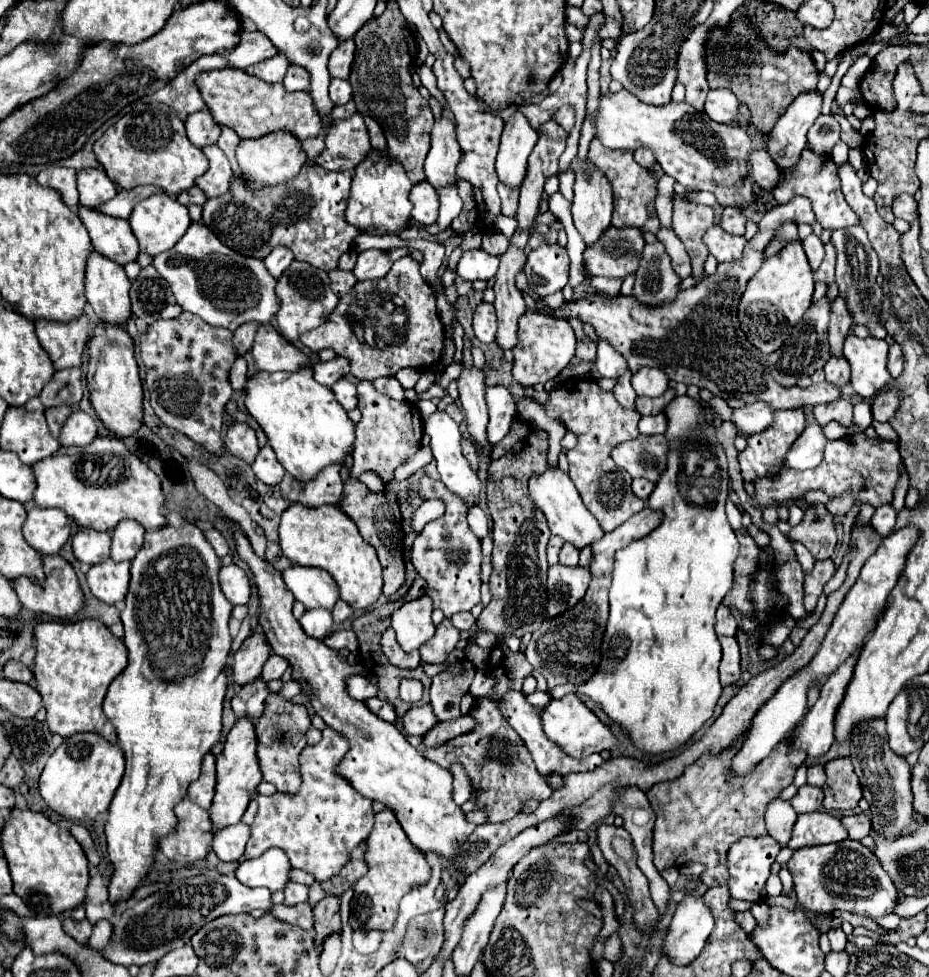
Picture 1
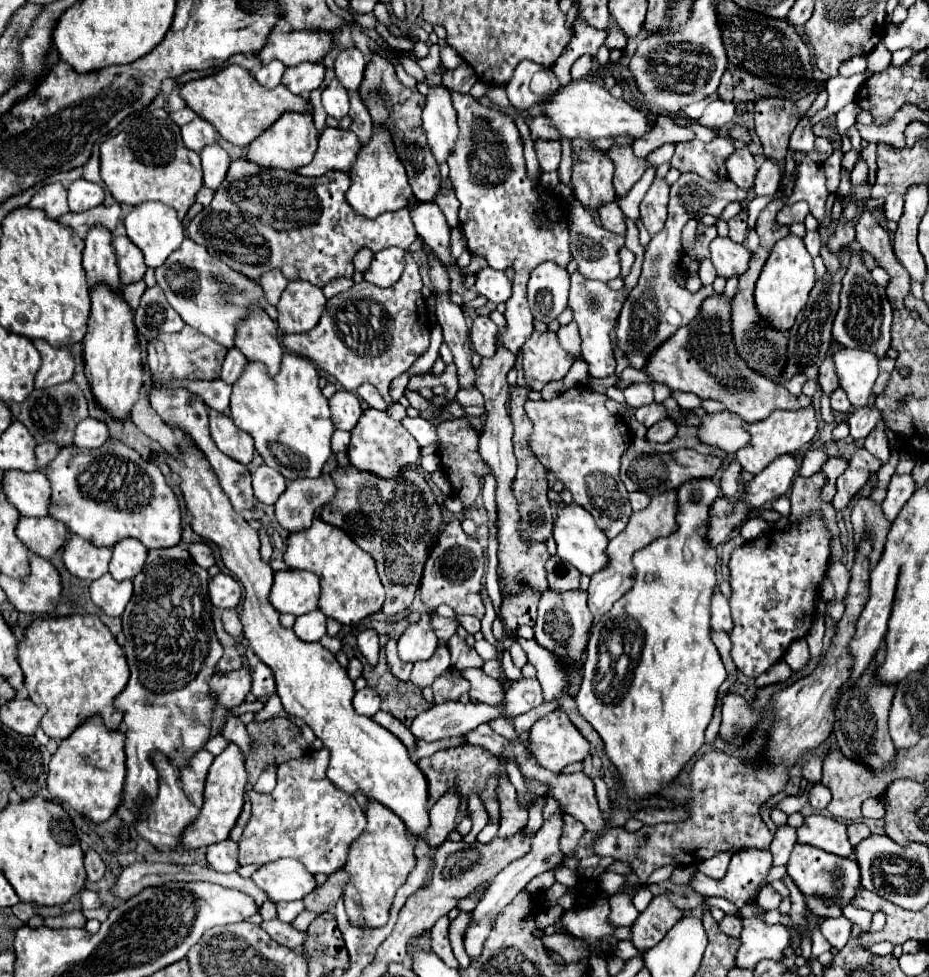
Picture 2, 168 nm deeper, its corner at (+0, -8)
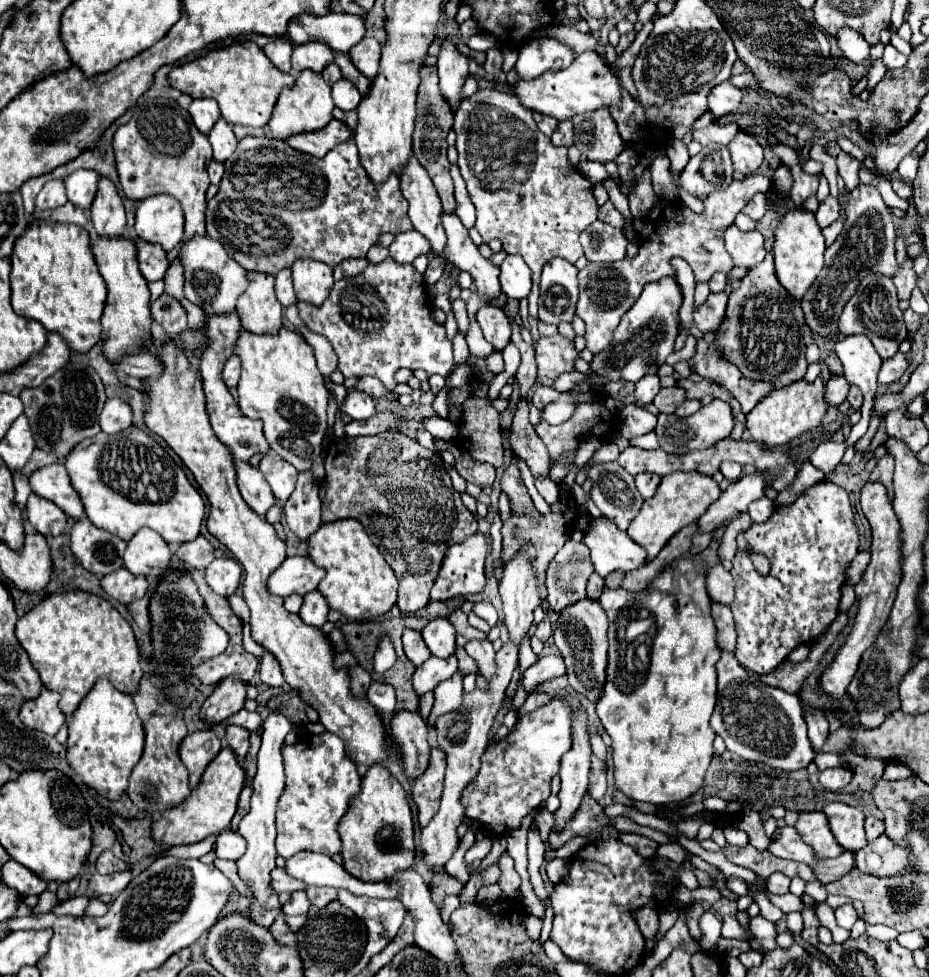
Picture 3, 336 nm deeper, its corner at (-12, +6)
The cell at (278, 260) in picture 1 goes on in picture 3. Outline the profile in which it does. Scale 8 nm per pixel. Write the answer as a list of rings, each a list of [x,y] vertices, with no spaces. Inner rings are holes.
[[[283,269],[283,273],[279,273],[275,277],[275,293],[277,293],[277,299],[283,307],[289,307],[289,305],[295,305],[297,303],[297,297],[295,297],[295,291],[293,291],[293,281],[291,281],[291,271],[289,269]]]

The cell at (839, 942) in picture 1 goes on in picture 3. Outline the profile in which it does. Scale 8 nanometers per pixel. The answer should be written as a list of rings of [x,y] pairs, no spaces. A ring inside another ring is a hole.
[[[841,905],[841,907],[837,907],[835,909],[835,917],[837,917],[837,925],[845,927],[845,929],[851,929],[853,923],[859,919],[853,905]]]

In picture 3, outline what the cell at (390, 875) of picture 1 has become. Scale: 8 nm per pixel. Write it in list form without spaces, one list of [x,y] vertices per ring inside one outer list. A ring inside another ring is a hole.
[[[371,765],[367,773],[361,777],[361,791],[357,797],[353,797],[347,813],[341,817],[337,827],[343,847],[343,865],[347,871],[355,873],[357,877],[363,877],[363,881],[377,881],[379,877],[391,877],[391,873],[399,869],[409,869],[415,861],[415,843],[413,843],[413,819],[411,809],[407,803],[407,795],[401,787],[401,783],[389,773],[383,765]]]

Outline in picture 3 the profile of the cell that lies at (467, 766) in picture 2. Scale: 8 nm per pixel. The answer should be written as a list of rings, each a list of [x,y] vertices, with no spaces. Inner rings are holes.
[[[431,749],[427,771],[413,781],[411,797],[419,809],[419,827],[423,829],[439,809],[439,787],[443,785],[445,757],[441,749]]]

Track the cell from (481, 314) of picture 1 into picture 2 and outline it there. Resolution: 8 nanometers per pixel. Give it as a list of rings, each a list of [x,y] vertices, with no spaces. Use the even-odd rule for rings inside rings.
[[[477,317],[471,323],[471,345],[481,357],[491,357],[495,353],[495,341],[497,341],[499,327],[489,317]]]

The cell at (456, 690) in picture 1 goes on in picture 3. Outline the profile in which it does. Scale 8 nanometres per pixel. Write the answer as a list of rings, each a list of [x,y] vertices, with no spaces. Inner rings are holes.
[[[459,647],[459,649],[455,651],[455,657],[459,659],[459,671],[461,671],[463,675],[467,675],[467,673],[475,673],[475,671],[477,671],[475,661],[465,653],[463,647]]]

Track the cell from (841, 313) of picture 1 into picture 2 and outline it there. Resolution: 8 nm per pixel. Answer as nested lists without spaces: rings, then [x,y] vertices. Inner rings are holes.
[[[827,355],[819,369],[819,385],[829,395],[839,387],[839,377],[835,375],[835,367],[833,367],[833,355]]]

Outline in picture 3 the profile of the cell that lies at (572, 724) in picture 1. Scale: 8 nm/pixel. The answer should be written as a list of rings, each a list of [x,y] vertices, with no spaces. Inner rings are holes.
[[[557,697],[551,699],[547,705],[537,707],[535,711],[521,715],[515,727],[509,731],[505,739],[489,741],[485,753],[481,755],[481,769],[477,777],[467,785],[461,793],[461,805],[465,807],[465,815],[469,819],[479,821],[485,829],[489,829],[489,835],[507,835],[513,829],[521,827],[521,821],[537,807],[543,805],[543,801],[551,795],[551,777],[559,773],[561,757],[571,749],[571,713],[567,701],[559,701]]]

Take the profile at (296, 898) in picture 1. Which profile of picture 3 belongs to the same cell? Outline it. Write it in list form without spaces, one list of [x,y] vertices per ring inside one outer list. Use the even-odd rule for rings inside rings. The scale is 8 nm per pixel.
[[[295,891],[291,895],[291,899],[283,905],[283,913],[285,915],[305,915],[305,913],[309,913],[309,907],[311,907],[311,903],[307,901],[305,891]]]

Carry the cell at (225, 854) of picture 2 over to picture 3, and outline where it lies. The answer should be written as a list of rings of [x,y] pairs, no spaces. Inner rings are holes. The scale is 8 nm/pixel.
[[[225,829],[225,831],[217,837],[215,853],[217,853],[219,859],[237,861],[237,859],[245,853],[245,841],[243,841],[243,837],[239,837],[239,833],[235,833],[233,829]]]

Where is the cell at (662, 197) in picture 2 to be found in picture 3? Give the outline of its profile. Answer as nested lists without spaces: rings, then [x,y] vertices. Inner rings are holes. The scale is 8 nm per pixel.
[[[673,139],[669,145],[667,145],[667,155],[671,159],[671,169],[675,173],[681,173],[683,167],[687,165],[689,161],[689,153],[687,153],[687,145],[681,141],[681,139]]]

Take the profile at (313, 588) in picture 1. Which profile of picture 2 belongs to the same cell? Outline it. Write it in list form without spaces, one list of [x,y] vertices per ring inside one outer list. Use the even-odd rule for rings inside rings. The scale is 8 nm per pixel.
[[[277,571],[269,601],[281,613],[305,615],[319,609],[321,585],[311,571]]]

